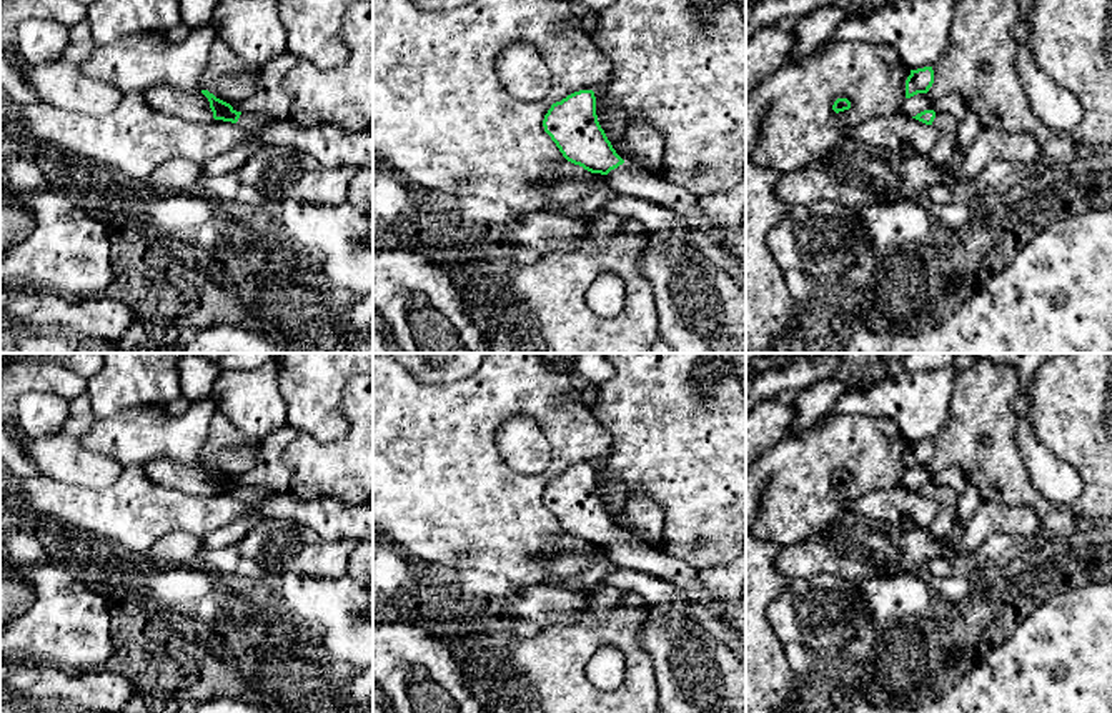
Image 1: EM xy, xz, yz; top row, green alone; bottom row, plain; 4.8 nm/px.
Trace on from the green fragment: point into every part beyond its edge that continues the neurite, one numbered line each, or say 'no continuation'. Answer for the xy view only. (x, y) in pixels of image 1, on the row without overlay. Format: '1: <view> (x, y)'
1: xy (248, 493)

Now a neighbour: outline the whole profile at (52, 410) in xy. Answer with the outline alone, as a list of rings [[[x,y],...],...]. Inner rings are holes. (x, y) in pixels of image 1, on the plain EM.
[[[33,391],[18,398],[13,425],[28,436],[47,436],[57,433],[68,416],[82,416],[90,410],[88,391],[70,401],[53,393]]]

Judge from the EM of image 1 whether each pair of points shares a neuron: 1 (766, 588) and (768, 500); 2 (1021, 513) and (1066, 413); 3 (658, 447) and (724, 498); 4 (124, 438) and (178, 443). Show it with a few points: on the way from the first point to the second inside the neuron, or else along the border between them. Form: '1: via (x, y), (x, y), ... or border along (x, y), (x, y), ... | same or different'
1: border along (763, 540), (769, 540), (778, 547) | different
2: border along (986, 500), (1027, 503), (1041, 517) | different
3: via (675, 450), (708, 482) | same
4: via (137, 438), (165, 438) | same

